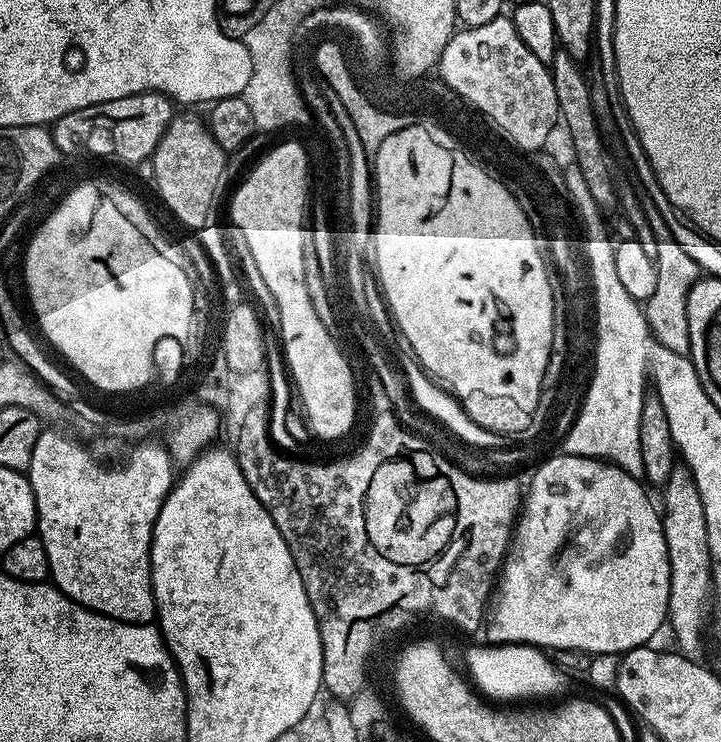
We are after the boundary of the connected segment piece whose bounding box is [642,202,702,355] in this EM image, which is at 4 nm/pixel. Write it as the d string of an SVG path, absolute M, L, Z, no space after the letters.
M648 202L644 204L644 213L650 223L650 230L654 233L654 240L658 242L658 258L656 269L658 270L657 289L648 300L643 303L642 311L644 319L651 328L657 342L666 346L675 353L687 355L689 350L689 318L686 317L686 302L689 290L702 276L702 269L686 254L686 250L677 240L673 239L668 221L662 218L661 212L656 206Z

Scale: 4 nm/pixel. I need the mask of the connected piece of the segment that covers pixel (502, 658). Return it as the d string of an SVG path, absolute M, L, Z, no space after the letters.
M488 644L486 646L470 647L466 652L466 666L475 687L485 697L493 701L502 702L500 700L504 698L520 700L522 698L558 696L572 684L572 678L564 671L558 670L551 657L541 649L531 645L523 645L520 650L522 660L516 660L518 648L515 644Z

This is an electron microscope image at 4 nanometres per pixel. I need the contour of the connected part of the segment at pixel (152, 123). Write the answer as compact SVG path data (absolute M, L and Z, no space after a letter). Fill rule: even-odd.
M139 92L126 98L114 98L110 102L74 110L55 121L50 131L52 141L61 153L68 154L72 144L81 144L86 151L96 156L121 156L128 164L140 164L151 157L173 115L173 101L163 92Z

